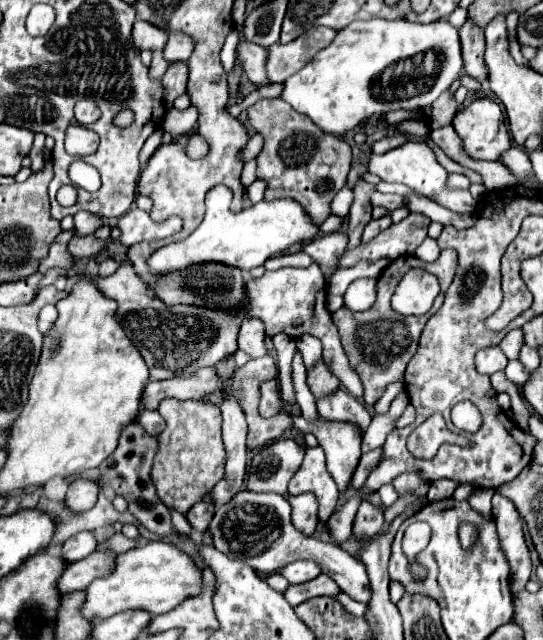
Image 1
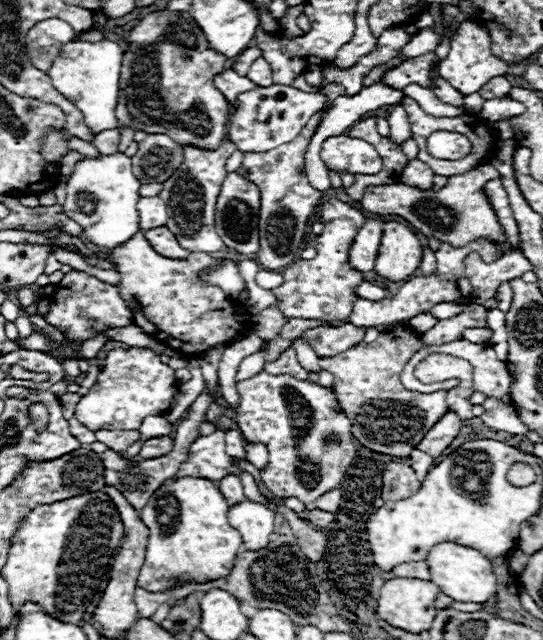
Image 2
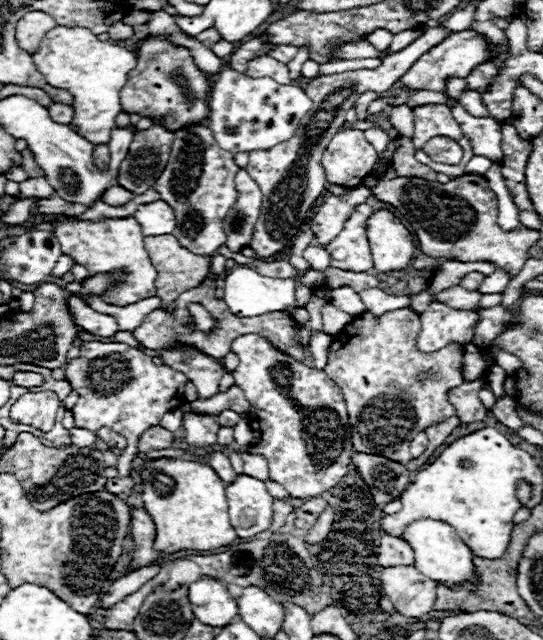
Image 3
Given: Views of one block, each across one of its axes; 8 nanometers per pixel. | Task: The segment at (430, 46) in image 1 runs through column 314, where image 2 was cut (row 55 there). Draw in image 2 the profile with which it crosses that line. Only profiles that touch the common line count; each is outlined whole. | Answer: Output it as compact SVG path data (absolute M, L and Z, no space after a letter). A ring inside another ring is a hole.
M70 40L68 44L64 44L64 48L60 48L60 52L52 62L52 70L48 70L52 86L56 86L56 90L62 96L66 96L76 104L76 108L80 108L88 128L94 134L108 128L118 128L116 104L118 104L118 90L120 90L118 82L120 82L122 56L124 50L118 42Z

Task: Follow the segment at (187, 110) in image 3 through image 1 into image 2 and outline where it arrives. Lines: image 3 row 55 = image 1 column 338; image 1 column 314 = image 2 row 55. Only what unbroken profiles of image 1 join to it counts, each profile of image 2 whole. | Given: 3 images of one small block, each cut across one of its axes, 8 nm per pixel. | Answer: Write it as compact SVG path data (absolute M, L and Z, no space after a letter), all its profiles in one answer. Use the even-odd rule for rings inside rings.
M152 12L128 36L120 70L116 118L120 126L150 134L168 134L178 144L218 148L230 114L230 102L214 88L212 78L224 70L226 56L210 48L188 12Z

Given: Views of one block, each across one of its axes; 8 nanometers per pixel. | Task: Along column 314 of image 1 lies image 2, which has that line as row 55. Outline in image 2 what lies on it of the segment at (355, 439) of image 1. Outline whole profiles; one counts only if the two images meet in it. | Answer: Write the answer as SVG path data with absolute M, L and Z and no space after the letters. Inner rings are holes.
M424 54L418 56L416 60L406 60L404 64L392 68L390 72L384 74L382 84L394 88L394 90L404 90L408 84L420 84L424 88L432 86L432 70L434 70L434 58L436 54Z

